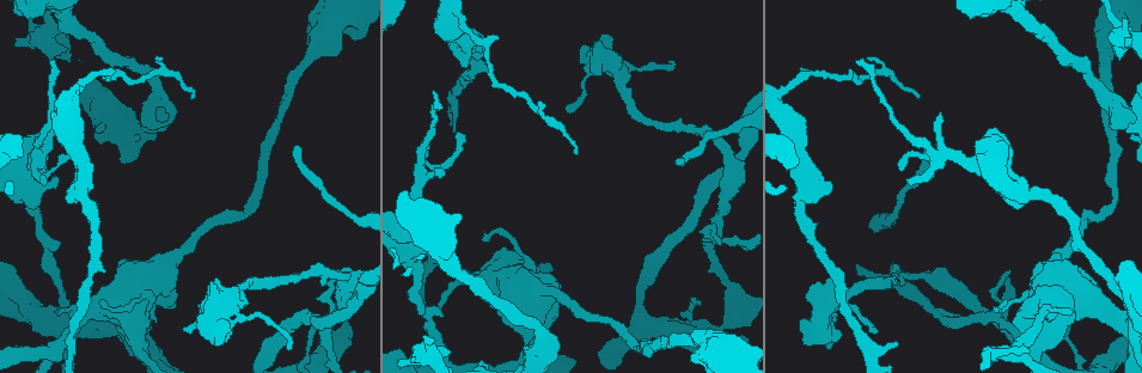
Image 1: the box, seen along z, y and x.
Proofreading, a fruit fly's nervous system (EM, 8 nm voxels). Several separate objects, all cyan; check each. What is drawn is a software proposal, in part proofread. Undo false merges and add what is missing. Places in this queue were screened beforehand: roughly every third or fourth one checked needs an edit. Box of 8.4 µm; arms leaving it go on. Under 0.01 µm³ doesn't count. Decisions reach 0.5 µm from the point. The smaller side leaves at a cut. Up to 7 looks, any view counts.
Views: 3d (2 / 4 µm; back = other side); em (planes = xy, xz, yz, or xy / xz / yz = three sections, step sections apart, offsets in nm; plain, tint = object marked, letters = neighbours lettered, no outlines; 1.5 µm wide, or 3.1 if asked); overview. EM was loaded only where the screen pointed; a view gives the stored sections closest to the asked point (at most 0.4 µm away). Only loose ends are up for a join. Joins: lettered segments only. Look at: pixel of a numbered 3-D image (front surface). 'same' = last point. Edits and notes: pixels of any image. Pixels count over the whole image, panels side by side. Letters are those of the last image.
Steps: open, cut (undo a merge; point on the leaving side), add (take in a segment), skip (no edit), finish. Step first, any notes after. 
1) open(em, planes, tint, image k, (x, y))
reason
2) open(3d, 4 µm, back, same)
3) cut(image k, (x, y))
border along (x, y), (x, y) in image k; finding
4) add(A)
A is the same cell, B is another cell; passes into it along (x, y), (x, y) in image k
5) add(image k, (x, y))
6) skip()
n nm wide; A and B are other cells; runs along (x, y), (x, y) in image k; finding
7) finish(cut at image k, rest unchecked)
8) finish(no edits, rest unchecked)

open(em, planes, letters, image 1, (446, 355))
three arms meet

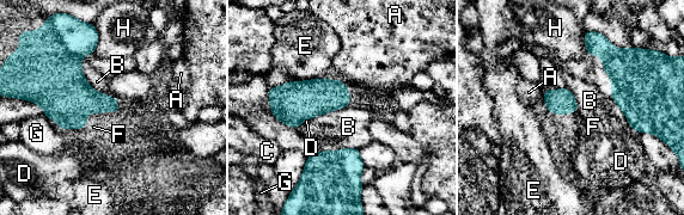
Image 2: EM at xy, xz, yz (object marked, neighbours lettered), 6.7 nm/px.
skip()
A, B, C, D, E, F, G and H are other cells; border along (80, 59), (86, 81), (116, 98) in image 2; no lettered segment goes on from it

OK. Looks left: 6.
open(em, planes, letters, image 1, (51, 62))
tapers out

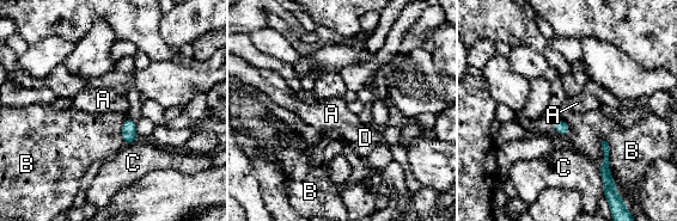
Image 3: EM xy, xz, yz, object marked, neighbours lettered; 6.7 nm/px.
skip()
A, B, C and D are other cells; border along (602, 140), (620, 196) in image 3; none of them fits

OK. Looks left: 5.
open(em, planes, letters, image 1, (230, 336))
branch stops here

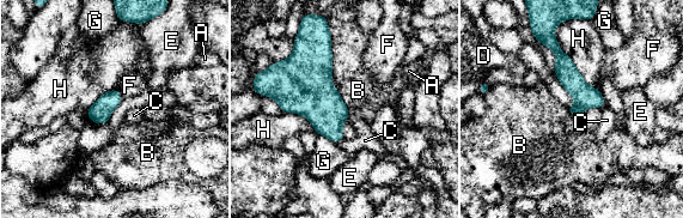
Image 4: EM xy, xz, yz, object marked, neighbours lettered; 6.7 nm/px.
skip()
A, B, C, D, E, F, G and H are other cells; runs along (553, 43), (567, 74), (602, 104) in image 4; none of them fits

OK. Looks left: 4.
finish(no edits, rest unchecked)

